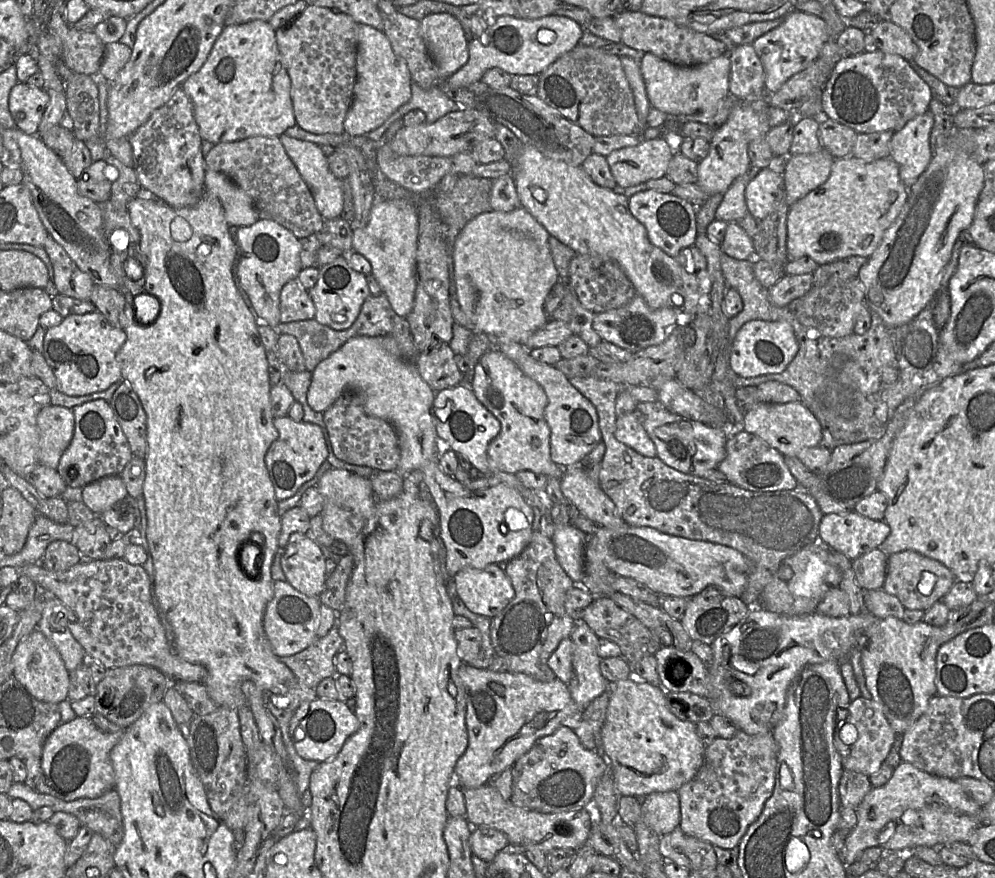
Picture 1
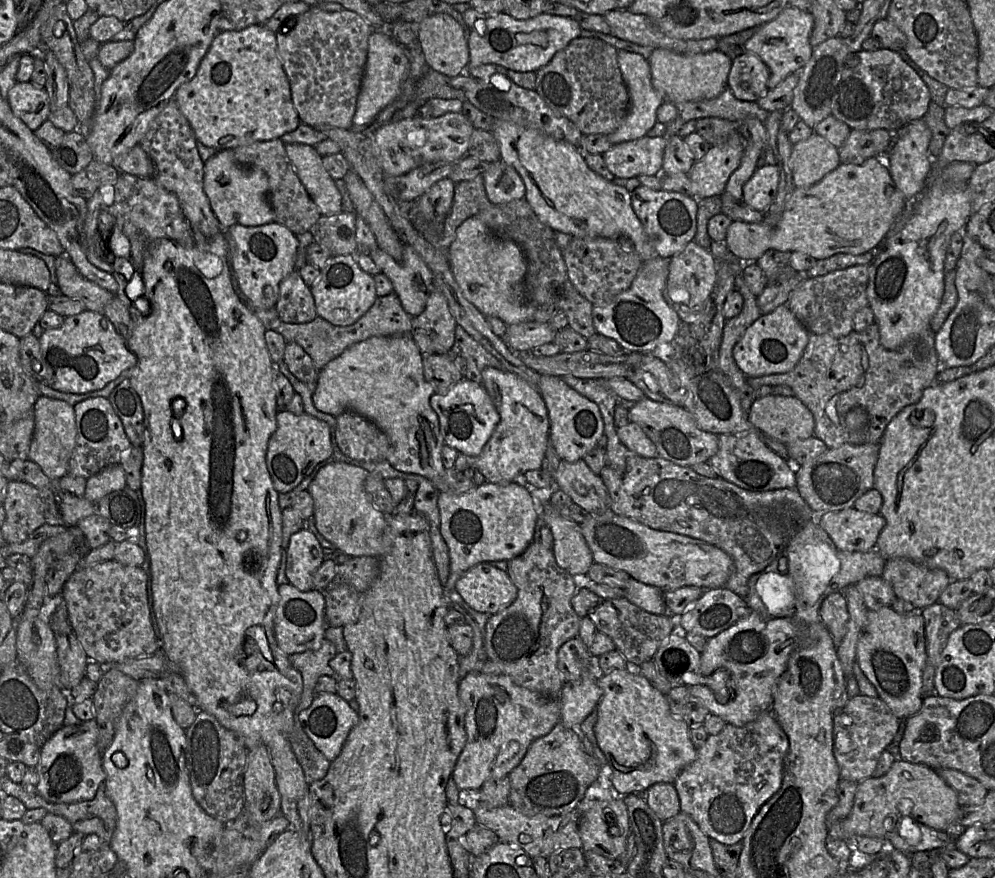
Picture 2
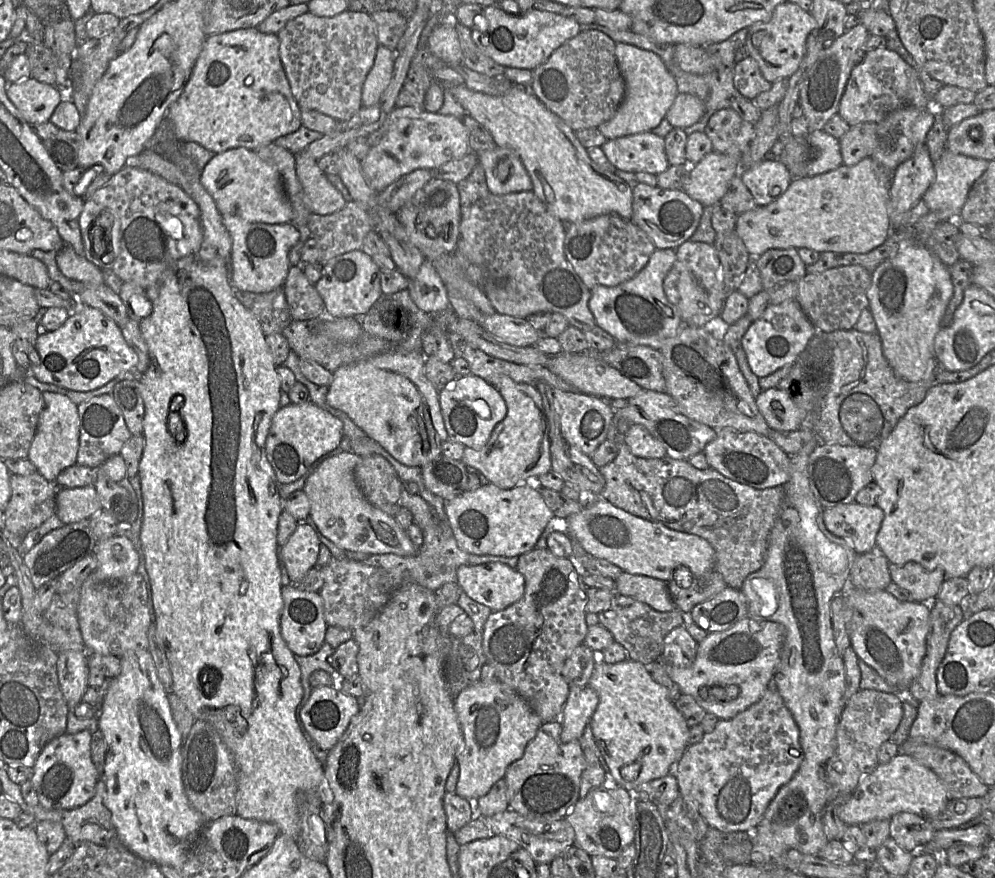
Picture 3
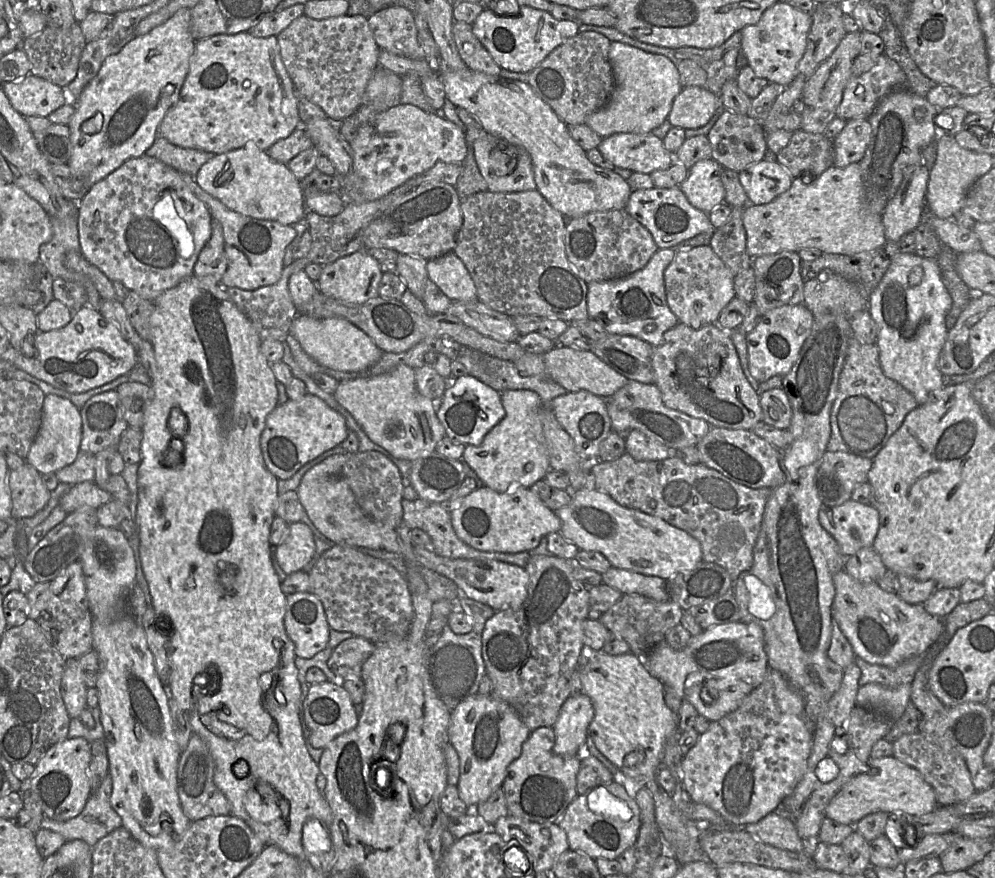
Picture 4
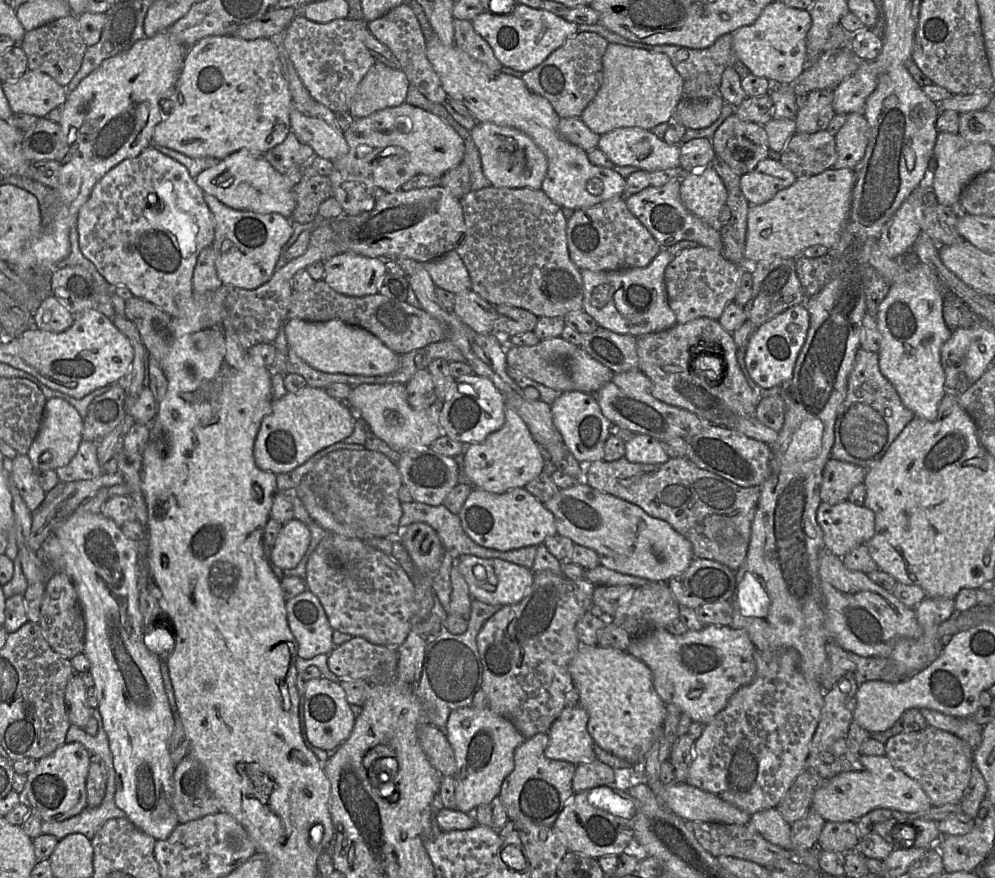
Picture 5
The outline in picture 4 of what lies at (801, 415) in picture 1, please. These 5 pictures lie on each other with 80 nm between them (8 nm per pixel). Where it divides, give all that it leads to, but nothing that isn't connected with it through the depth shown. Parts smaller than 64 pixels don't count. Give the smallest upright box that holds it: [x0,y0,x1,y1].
[759,388,792,429]

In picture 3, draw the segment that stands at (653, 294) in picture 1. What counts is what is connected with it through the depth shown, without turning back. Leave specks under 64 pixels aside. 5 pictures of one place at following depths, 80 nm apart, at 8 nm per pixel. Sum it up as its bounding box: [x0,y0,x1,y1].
[449,83,633,223]

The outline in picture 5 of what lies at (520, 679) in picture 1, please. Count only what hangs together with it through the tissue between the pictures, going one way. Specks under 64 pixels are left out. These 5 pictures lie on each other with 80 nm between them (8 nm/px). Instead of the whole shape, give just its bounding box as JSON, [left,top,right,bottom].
[446,706,525,814]

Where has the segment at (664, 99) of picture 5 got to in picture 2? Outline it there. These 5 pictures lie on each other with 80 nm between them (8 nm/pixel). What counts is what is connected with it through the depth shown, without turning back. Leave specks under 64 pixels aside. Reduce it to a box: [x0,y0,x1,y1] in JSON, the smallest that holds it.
[607,50,664,145]

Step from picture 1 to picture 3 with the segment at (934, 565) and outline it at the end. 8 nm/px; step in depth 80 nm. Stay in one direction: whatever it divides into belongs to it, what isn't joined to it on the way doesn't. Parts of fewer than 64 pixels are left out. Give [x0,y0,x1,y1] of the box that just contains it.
[889,562,946,603]

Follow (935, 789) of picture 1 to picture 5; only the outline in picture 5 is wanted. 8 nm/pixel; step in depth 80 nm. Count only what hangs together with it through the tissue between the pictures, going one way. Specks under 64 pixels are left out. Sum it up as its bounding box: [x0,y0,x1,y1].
[811,755,933,822]

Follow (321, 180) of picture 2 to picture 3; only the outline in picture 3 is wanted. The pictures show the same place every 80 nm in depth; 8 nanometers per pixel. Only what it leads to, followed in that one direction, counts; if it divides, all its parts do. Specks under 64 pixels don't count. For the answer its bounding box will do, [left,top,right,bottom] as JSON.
[295,150,346,215]

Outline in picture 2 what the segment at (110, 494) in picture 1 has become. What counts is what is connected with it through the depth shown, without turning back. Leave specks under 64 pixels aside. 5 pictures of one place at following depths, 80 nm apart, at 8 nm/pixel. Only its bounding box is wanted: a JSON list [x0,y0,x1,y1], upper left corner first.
[84,464,126,504]

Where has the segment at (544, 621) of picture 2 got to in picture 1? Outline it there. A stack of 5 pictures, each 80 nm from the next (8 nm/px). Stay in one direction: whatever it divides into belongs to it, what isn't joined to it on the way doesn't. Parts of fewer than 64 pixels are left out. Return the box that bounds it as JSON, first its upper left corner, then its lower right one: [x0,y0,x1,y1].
[491,531,576,682]

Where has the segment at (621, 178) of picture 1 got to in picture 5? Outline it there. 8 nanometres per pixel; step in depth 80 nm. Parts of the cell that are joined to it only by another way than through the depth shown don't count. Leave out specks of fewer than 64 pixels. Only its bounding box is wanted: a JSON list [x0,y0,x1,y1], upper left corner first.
[597,127,680,172]

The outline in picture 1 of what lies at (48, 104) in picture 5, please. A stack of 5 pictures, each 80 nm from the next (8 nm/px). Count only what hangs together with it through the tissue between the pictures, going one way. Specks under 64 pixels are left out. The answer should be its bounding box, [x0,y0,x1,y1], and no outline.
[9,82,50,135]

